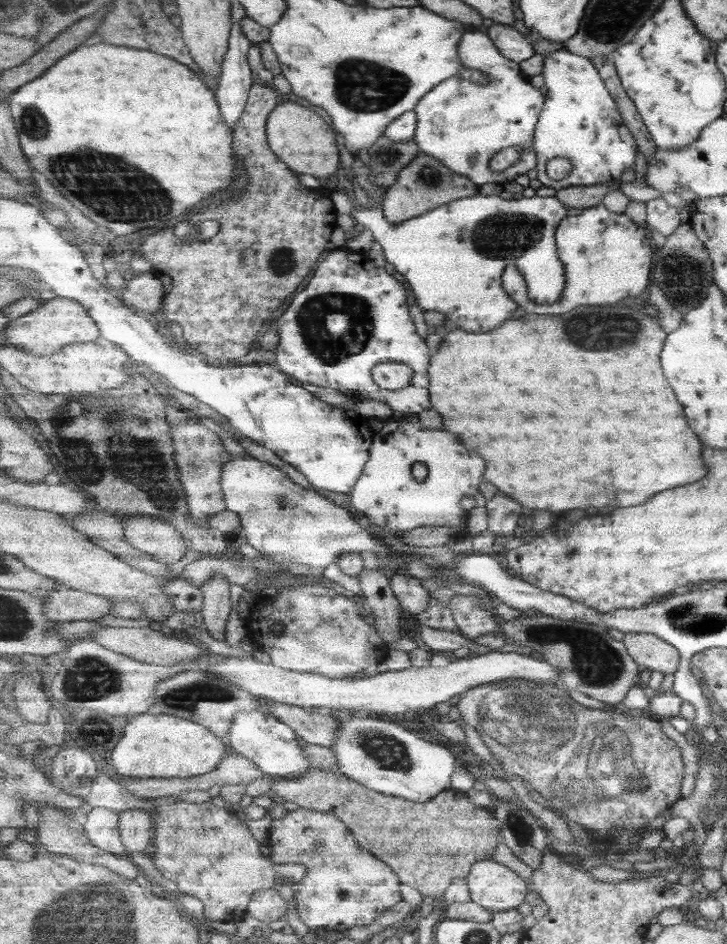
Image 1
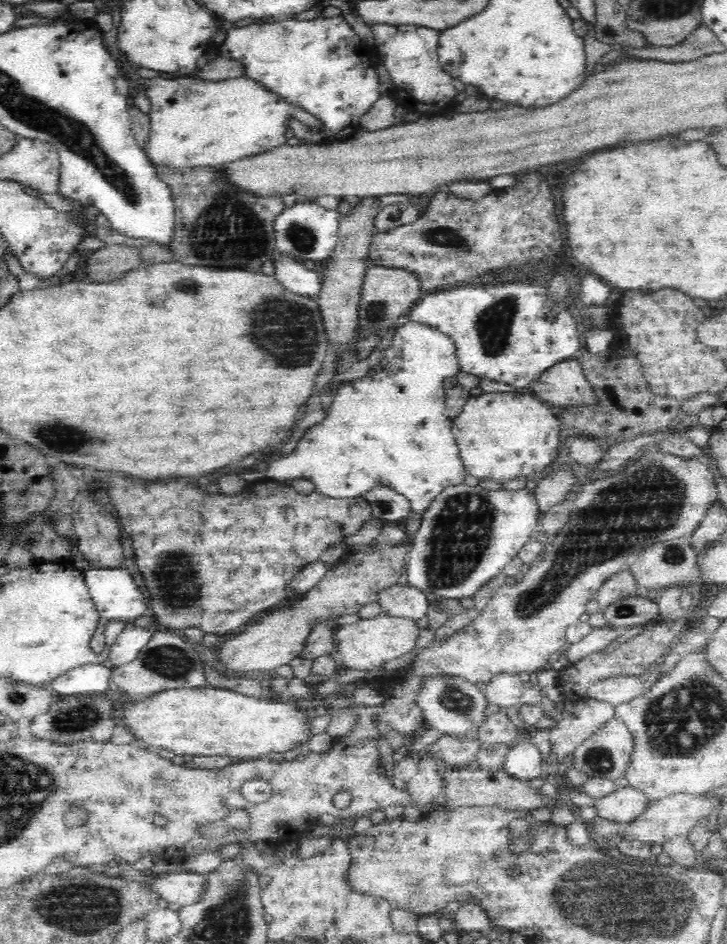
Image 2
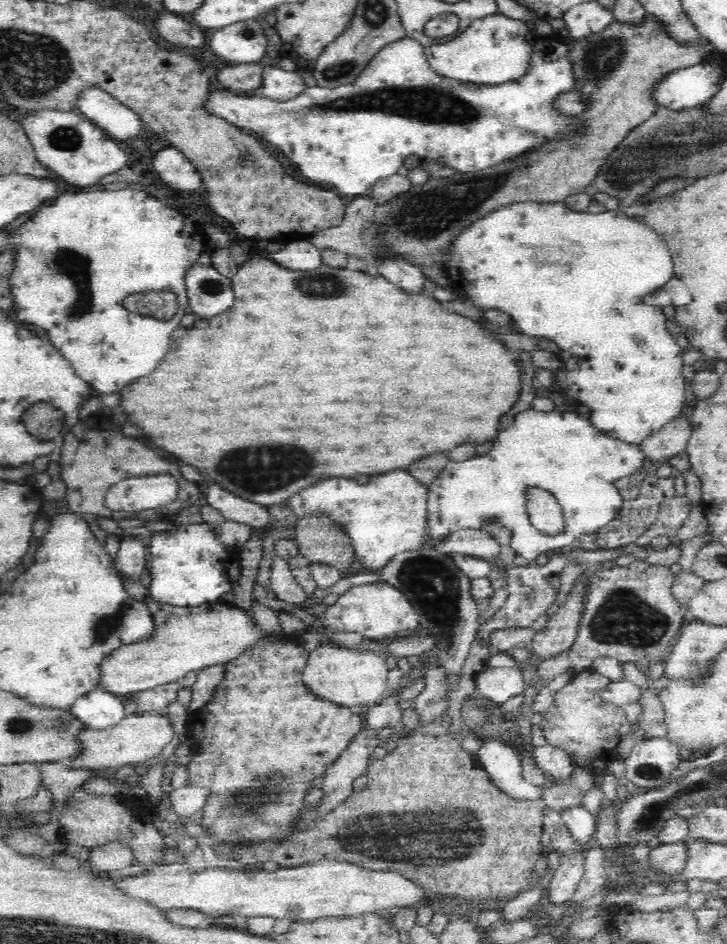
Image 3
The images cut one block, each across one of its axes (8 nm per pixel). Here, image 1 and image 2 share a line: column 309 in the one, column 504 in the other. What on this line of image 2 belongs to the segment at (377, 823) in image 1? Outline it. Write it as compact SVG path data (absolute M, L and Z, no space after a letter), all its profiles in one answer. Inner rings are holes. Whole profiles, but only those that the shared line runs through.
M445 766L443 771L445 780L444 806L458 808L458 806L496 806L508 810L524 810L539 808L542 804L542 794L539 789L530 787L525 781L507 774L504 769L480 770L472 767Z

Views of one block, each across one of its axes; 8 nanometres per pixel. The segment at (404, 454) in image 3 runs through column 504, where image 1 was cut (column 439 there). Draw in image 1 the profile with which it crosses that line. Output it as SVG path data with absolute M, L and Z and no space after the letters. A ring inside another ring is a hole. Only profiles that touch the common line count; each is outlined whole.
M623 304L601 305L599 308L581 306L561 316L519 313L513 319L509 319L509 322L505 321L505 326L501 326L499 330L487 332L487 334L471 334L459 328L447 334L437 356L433 356L433 362L429 368L431 402L433 402L433 408L443 416L445 430L459 434L469 450L475 450L487 460L487 474L485 474L487 480L491 480L499 490L503 490L505 494L509 494L523 506L539 508L539 510L553 510L553 512L565 512L573 508L587 510L593 506L603 508L609 504L613 508L639 506L639 504L645 504L657 492L697 482L699 478L707 474L703 462L699 460L701 442L697 440L697 434L693 432L693 428L687 424L685 410L677 402L677 396L661 368L661 352L663 352L665 340L667 340L667 332L661 328L653 312L651 316L647 316L639 310L625 308Z

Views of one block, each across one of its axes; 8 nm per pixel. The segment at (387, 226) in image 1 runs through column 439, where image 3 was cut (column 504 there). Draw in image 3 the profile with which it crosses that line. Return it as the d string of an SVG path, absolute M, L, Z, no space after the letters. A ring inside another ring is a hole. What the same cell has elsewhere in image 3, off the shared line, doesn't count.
M562 201L522 202L517 205L505 205L492 214L486 214L486 218L480 218L478 222L474 222L454 242L453 252L450 254L449 261L446 261L444 265L444 271L448 275L449 282L454 282L452 284L453 289L460 296L466 294L476 306L508 312L514 320L514 326L520 328L524 334L528 334L530 337L556 340L558 348L562 350L563 372L566 372L566 378L570 378L570 380L558 380L558 376L556 376L553 382L560 384L560 386L552 386L552 388L560 388L561 391L566 392L568 398L578 400L580 406L588 406L590 408L590 425L594 426L597 431L602 431L602 433L606 433L616 440L635 445L639 445L653 432L660 430L665 424L680 416L684 402L686 402L687 380L682 375L682 368L684 368L682 352L684 352L684 349L676 344L676 340L666 330L666 318L662 313L662 307L650 306L650 304L642 302L642 296L656 292L658 288L662 288L672 279L672 274L674 274L672 268L674 268L672 258L670 258L670 252L668 252L664 240L652 228L648 228L648 226L627 216L621 208L591 214L586 211L569 210Z

